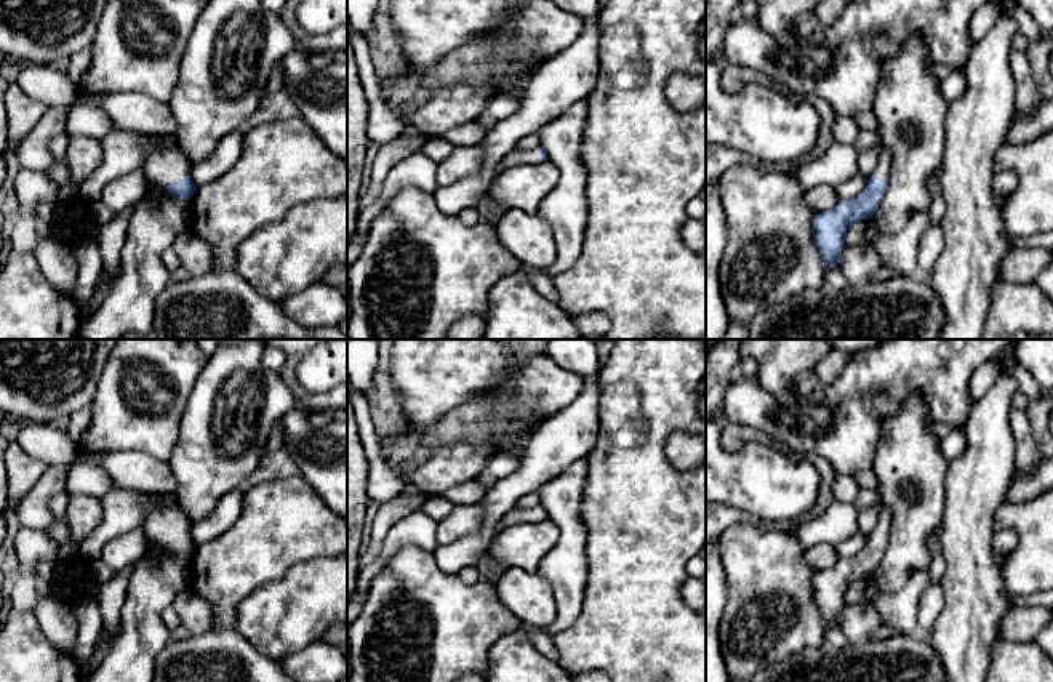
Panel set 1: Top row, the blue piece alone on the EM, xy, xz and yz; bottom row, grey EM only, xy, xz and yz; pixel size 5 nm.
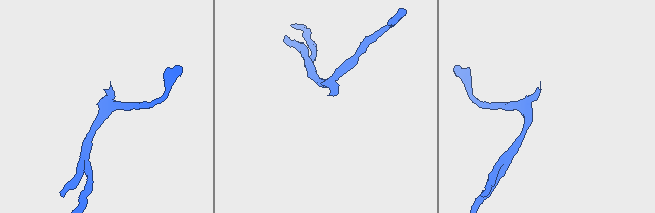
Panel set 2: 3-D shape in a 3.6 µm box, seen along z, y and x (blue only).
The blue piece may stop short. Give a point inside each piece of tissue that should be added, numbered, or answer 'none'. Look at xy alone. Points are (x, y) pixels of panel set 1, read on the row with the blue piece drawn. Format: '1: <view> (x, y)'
1: xy (165, 165)

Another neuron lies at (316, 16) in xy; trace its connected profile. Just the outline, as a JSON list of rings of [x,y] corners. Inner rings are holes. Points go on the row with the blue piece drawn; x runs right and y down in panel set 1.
[[[301,0],[296,19],[309,34],[328,34],[347,24],[347,0]]]

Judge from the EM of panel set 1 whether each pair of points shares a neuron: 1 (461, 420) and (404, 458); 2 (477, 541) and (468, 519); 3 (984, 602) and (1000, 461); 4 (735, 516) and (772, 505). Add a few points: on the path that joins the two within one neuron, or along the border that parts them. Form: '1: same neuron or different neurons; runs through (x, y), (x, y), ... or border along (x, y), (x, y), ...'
1: same neuron; runs through (447, 431), (418, 444)
2: different neurons; border along (484, 509), (484, 519), (477, 530), (439, 546)
3: same neuron; runs through (975, 567), (975, 497)
4: different neurons; border along (722, 503), (733, 505), (754, 519)

